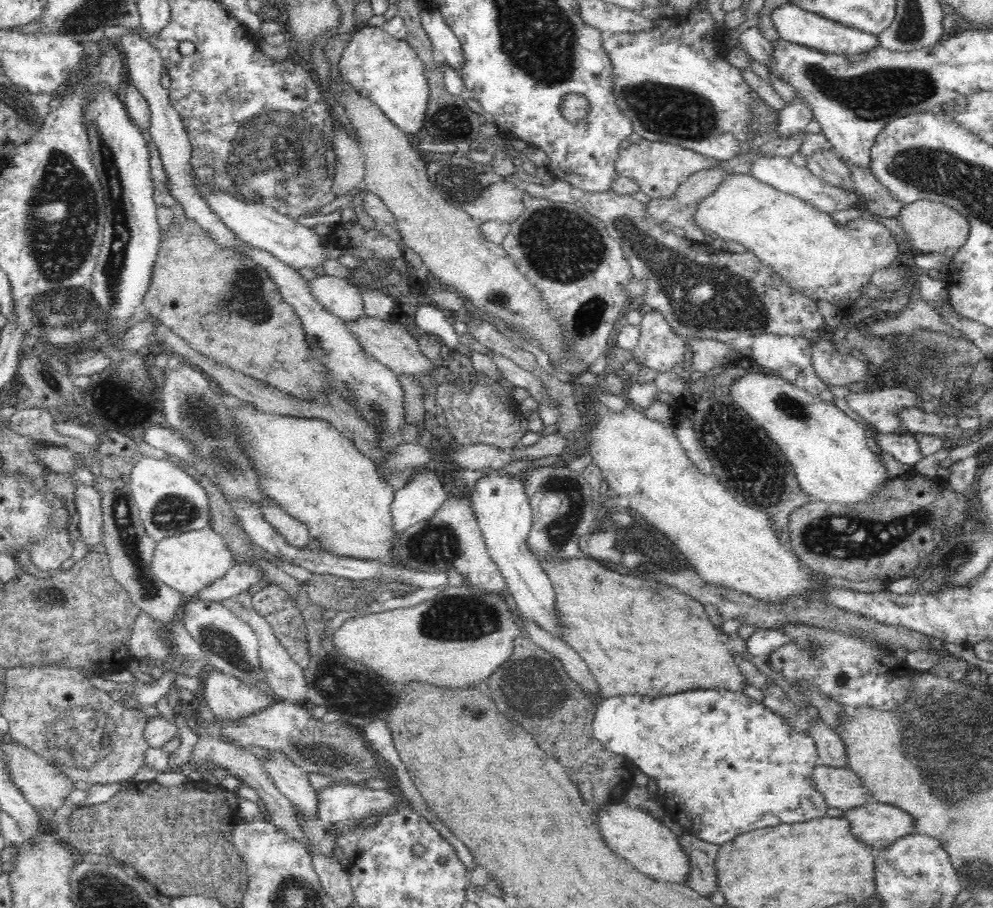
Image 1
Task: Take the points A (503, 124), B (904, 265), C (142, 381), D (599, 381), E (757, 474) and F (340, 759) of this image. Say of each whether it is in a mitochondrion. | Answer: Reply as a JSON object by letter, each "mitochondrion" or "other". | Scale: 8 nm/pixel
{"A":"other","B":"other","C":"mitochondrion","D":"other","E":"mitochondrion","F":"mitochondrion"}

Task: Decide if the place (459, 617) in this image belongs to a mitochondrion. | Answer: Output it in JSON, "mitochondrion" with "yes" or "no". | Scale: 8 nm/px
{"mitochondrion":"yes"}

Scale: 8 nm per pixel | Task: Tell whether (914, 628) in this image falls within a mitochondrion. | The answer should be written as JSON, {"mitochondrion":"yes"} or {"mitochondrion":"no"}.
{"mitochondrion":"no"}

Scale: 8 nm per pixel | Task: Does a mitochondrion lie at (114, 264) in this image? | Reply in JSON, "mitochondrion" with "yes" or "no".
{"mitochondrion":"yes"}

